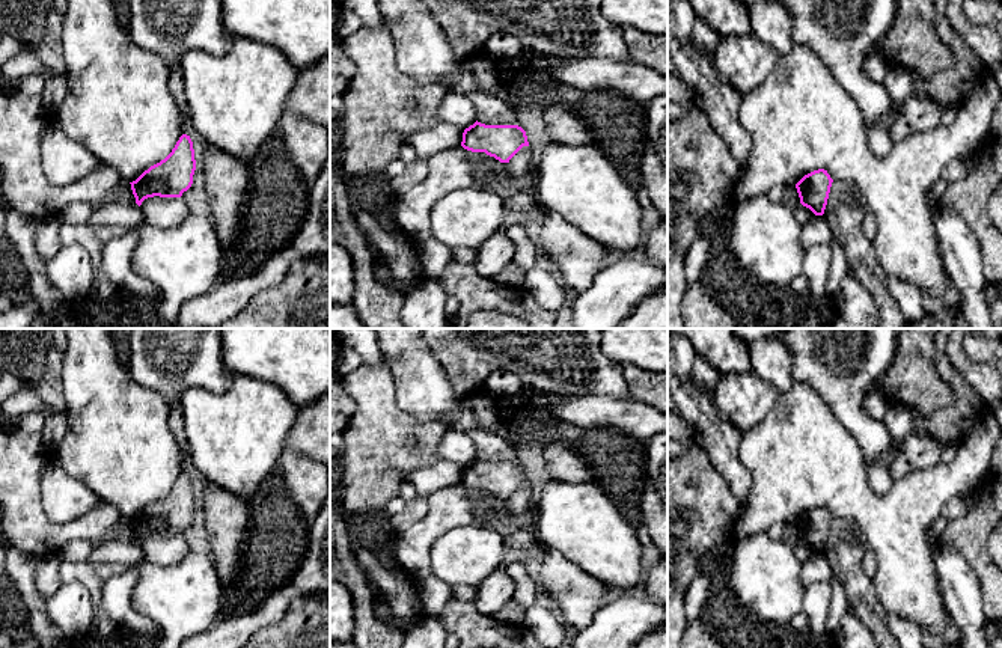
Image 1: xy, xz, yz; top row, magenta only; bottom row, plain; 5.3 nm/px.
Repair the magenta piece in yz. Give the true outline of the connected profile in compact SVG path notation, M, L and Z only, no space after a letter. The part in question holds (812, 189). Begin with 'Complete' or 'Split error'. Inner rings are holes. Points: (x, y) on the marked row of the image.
Complete. M824 169L805 175L797 184L800 203L809 208L815 215L823 215L833 179Z

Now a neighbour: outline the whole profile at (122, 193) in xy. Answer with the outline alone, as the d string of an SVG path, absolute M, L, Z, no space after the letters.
M121 181L115 188L115 199L113 202L125 202L125 203L136 203L136 197L131 190L131 184L127 181Z

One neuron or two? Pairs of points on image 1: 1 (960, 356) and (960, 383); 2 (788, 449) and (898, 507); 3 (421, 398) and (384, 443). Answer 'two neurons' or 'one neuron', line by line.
1: two neurons
2: one neuron
3: two neurons

